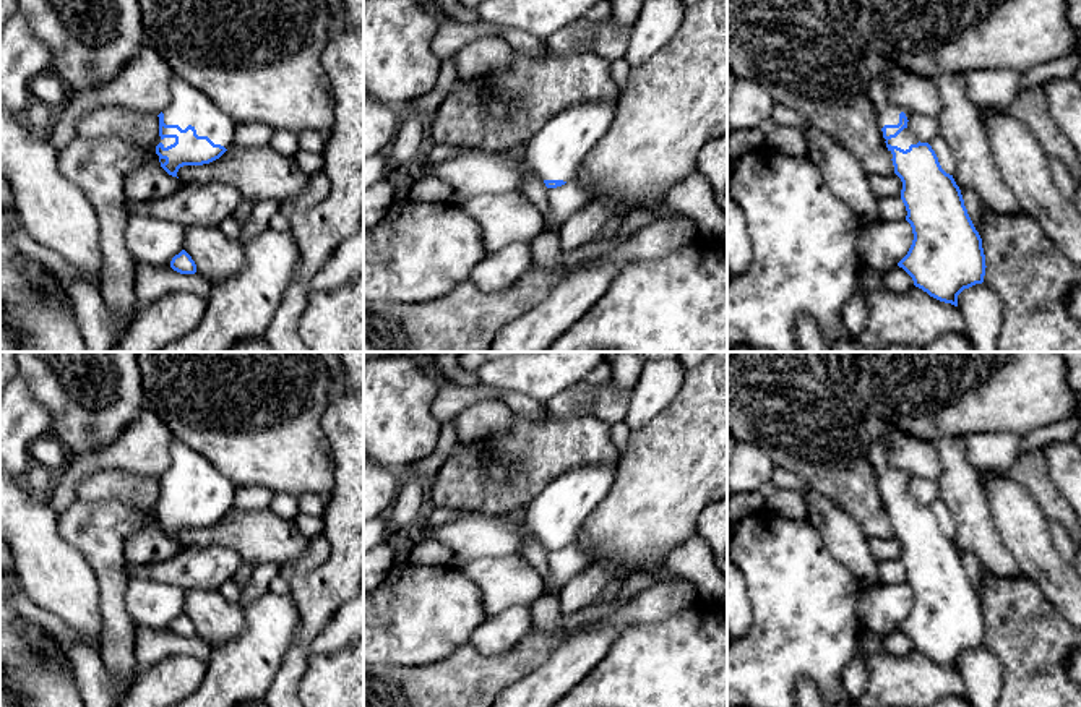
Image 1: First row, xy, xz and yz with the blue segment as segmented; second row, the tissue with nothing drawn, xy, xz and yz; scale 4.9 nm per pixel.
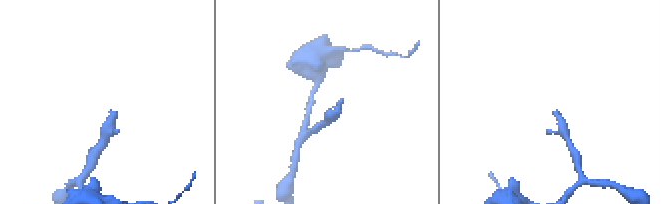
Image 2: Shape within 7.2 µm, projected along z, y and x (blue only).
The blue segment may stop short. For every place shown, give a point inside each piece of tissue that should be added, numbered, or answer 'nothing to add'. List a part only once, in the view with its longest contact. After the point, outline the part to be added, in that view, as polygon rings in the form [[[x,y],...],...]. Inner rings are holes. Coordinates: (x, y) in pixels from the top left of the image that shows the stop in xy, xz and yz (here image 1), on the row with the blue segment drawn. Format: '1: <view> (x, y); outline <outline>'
1: yz (906, 137); outline [[[904,128],[896,138],[888,139],[888,144],[898,146],[901,149],[909,149],[911,144],[917,144],[919,139],[914,136],[911,128]]]

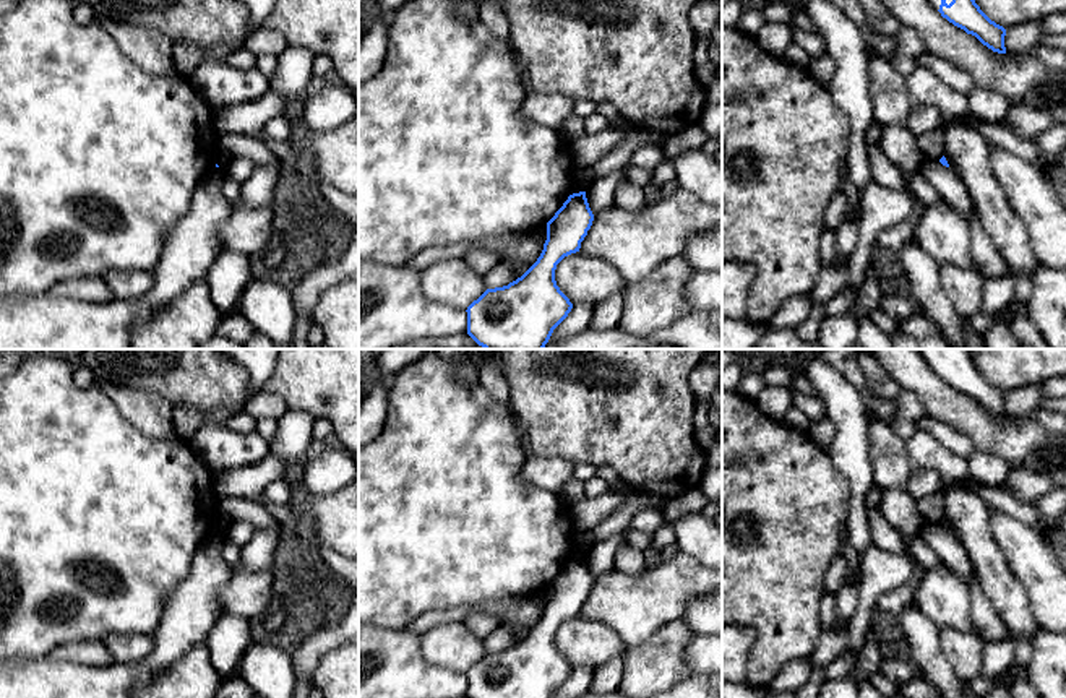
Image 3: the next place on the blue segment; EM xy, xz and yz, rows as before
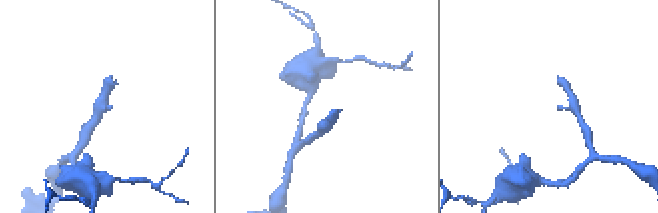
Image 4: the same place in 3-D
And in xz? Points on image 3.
nothing to add

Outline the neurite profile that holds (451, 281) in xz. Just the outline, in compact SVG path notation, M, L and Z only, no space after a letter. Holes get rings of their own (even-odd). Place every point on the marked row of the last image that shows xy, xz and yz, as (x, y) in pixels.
M462 258L436 261L419 273L427 299L459 310L477 300L485 291L484 276L472 271Z

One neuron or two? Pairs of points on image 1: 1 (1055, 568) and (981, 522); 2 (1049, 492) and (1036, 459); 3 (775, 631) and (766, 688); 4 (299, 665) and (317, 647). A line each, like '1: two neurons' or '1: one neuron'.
1: two neurons
2: one neuron
3: one neuron
4: two neurons

